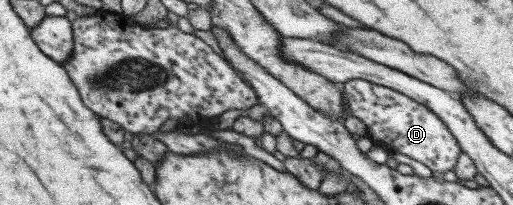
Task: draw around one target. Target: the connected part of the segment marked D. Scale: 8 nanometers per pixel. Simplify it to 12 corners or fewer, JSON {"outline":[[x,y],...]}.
{"outline":[[339,85],[368,138],[437,175],[461,150],[440,118],[388,86]]}

